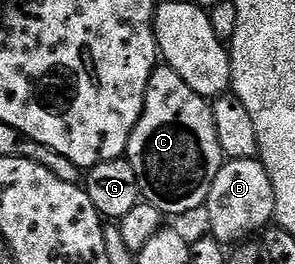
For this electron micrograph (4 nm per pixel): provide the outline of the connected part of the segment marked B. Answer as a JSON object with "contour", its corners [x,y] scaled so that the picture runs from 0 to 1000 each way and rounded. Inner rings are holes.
{"contour":[[[875,598],[759,614],[722,686],[722,716],[695,773],[698,799],[702,845],[715,856],[712,902],[759,928],[807,928],[895,871],[929,833],[925,686],[912,686],[912,655]]]}

